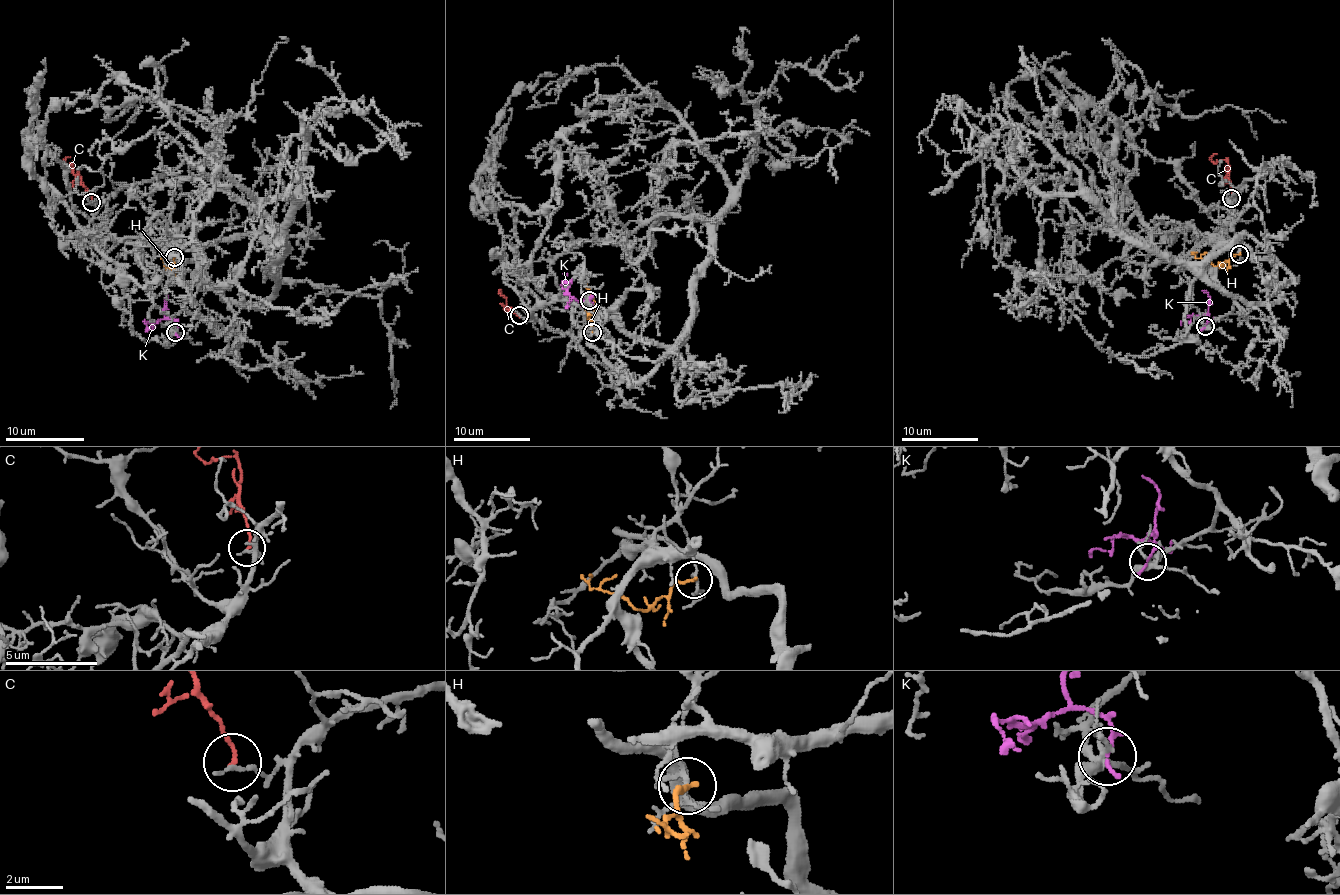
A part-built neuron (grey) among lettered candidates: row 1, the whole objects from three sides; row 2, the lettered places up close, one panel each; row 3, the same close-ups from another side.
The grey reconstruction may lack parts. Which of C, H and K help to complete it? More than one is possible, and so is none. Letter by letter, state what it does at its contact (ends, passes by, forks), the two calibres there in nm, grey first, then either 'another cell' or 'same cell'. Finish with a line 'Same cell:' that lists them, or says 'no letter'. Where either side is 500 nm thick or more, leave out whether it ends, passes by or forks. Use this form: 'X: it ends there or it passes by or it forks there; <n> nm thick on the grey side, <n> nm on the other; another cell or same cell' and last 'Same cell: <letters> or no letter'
C: it ends there; 160 nm thick on the grey side, 130 nm on the other; another cell
H: it ends there; 120 nm thick on the grey side, 180 nm on the other; another cell
K: it ends there; 280 nm thick on the grey side, 150 nm on the other; another cell
Same cell: no letter

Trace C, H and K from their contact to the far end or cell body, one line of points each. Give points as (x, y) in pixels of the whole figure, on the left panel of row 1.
C: (91, 202), (89, 192), (73, 172), (72, 163), (68, 167), (63, 163), (70, 157)
H: (174, 257), (170, 267), (175, 270), (172, 264), (163, 260), (167, 256)
K: (176, 331), (172, 319), (160, 319), (154, 323), (145, 321), (148, 327), (145, 332)

